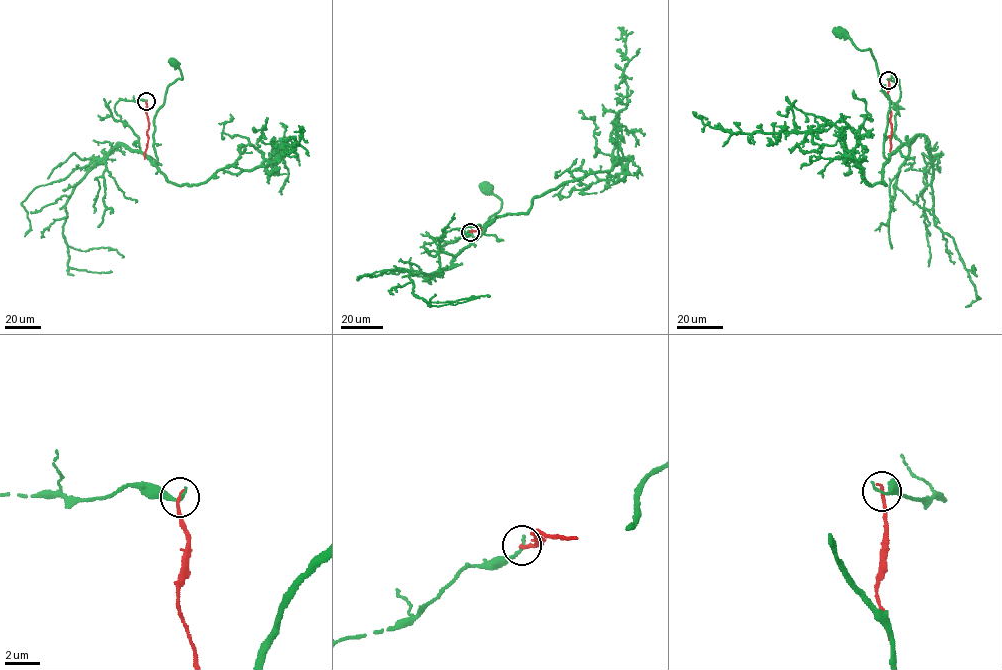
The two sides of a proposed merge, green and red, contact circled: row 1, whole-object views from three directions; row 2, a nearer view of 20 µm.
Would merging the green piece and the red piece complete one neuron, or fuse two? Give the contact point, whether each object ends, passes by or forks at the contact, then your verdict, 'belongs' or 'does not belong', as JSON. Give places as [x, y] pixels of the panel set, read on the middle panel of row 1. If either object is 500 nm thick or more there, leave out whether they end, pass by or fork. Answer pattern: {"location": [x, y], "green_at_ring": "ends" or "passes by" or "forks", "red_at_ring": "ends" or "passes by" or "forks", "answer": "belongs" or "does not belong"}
{"location": [470, 232], "green_at_ring": "ends", "red_at_ring": "ends", "answer": "does not belong"}

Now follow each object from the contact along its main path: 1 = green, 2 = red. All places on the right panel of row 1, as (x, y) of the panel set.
1: (888, 80), (900, 89), (894, 135), (901, 144), (886, 158), (889, 97), (869, 49), (859, 50), (839, 32)
2: (888, 80), (891, 155)

